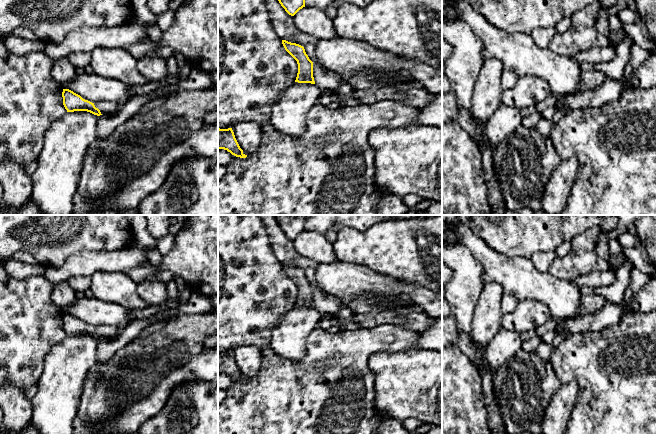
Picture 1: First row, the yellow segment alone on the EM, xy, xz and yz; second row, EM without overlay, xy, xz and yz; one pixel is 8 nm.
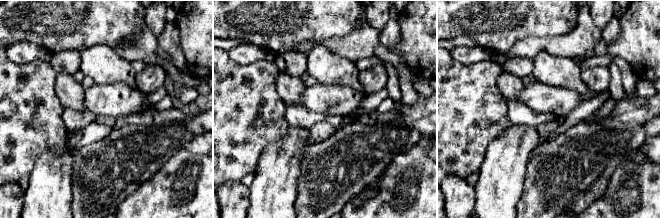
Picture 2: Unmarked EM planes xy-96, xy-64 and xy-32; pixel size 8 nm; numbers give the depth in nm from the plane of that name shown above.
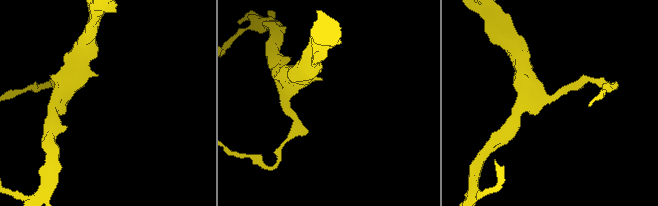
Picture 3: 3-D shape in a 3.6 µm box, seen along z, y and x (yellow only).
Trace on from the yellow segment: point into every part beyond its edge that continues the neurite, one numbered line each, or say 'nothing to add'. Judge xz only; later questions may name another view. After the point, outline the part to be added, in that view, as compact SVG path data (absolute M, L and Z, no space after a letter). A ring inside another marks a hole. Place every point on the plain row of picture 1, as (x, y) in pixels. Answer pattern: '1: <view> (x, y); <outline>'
nothing to add

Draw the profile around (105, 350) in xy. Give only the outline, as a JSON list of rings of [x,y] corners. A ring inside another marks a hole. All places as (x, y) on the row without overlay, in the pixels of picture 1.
[[[155,316],[146,319],[136,319],[129,322],[116,338],[111,341],[100,339],[96,347],[96,359],[98,363],[107,362],[119,349],[130,343],[148,326],[155,322]]]

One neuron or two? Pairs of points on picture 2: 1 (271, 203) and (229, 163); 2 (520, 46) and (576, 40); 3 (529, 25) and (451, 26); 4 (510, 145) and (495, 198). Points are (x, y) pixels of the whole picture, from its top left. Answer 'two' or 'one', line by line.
1: two
2: one
3: one
4: one

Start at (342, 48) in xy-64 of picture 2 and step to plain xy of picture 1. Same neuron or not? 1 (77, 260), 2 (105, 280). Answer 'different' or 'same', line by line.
1: same
2: different

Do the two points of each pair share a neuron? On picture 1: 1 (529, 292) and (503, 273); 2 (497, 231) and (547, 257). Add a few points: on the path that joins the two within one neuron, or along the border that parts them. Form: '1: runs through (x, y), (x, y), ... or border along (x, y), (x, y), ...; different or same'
1: runs through (523, 286), (509, 273); same
2: border along (554, 250), (538, 250), (530, 258); different

